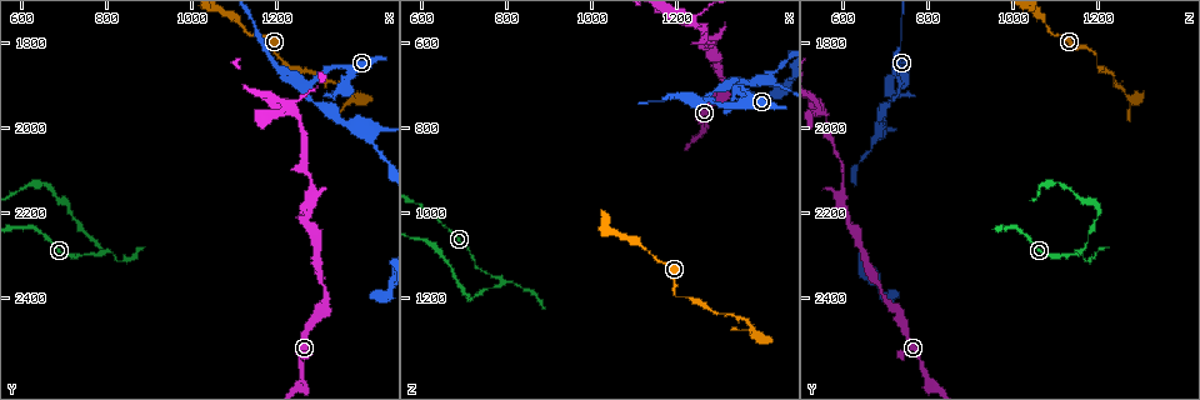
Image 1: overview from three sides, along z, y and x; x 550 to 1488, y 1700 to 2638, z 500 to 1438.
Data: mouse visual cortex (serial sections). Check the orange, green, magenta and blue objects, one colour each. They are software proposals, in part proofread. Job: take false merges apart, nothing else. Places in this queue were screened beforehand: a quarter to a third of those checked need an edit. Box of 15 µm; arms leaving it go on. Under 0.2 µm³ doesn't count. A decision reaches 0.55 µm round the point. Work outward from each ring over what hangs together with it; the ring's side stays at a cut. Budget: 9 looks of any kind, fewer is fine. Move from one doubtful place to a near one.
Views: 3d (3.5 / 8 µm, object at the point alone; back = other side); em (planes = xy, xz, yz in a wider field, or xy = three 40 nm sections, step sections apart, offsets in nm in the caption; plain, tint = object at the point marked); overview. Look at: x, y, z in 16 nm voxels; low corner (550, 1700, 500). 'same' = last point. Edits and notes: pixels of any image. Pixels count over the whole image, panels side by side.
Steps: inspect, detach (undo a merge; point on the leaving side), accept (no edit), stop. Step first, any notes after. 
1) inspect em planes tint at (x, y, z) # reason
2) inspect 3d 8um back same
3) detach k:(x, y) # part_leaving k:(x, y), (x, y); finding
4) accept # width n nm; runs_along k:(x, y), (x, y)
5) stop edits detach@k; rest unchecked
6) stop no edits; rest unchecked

inspect 3d 3.5um at (1280, 1905, 740) # three arms meet

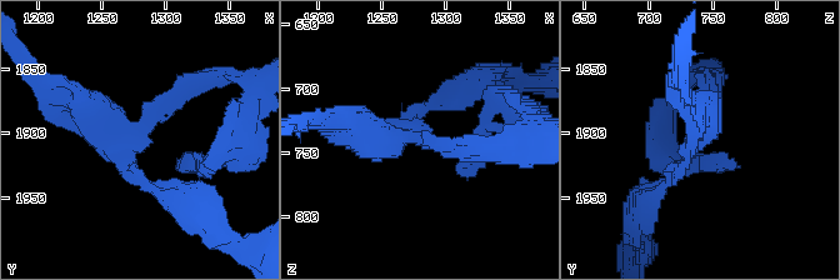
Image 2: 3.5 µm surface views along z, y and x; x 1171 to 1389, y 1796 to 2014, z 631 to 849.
inspect em xy step 5 tint at (1278, 1900, 740) # arms 3; arm_widths 150, 150, 400 nm

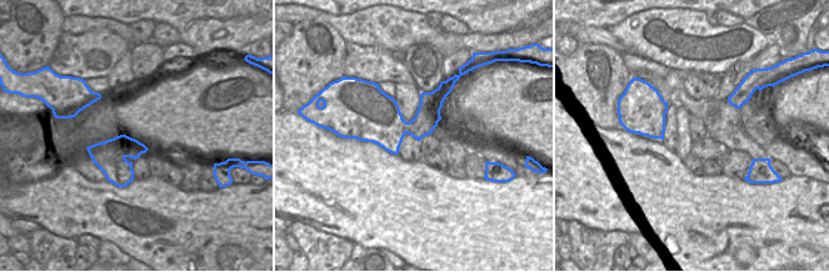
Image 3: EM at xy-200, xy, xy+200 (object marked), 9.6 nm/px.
inspect em xy step 2 tint same # another direction

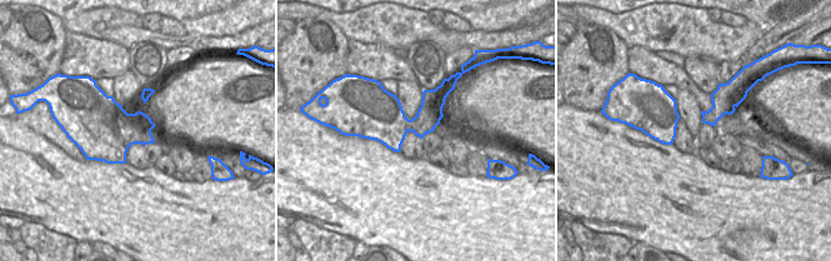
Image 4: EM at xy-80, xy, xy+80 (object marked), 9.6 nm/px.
accept # width 320 nm; runs_along 2:(710, 79), (691, 155), (663, 190); continuous, no second cell

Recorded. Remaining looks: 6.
inspect 3d 3.5um at (1410, 2010, 680) # branch point

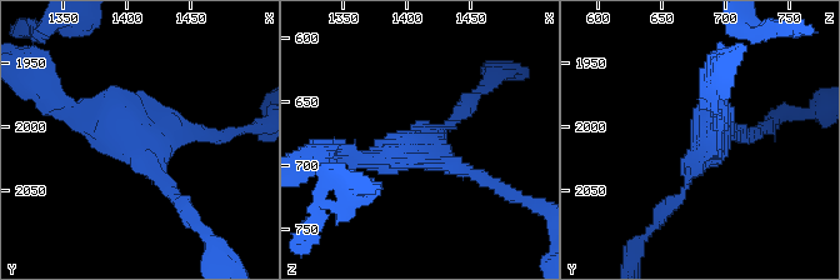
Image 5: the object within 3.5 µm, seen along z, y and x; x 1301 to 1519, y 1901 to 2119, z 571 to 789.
accept # arm_widths 100, 200, 250 nm; runs_along 5:(74, 109), (116, 121), (185, 209); all the same cell

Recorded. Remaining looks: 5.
inspect 3d 3.5um at (1195, 1825, 1190) # sharp bend

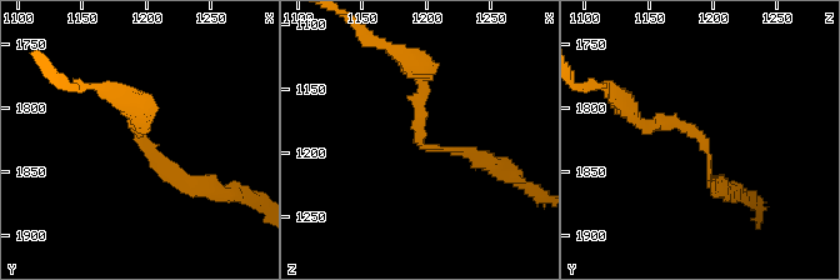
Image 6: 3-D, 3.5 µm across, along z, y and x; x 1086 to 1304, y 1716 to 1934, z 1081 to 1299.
inspect em xy step 1 tint at (1194, 1824, 1192) # arm_widths 100, 200 nm; now the EM

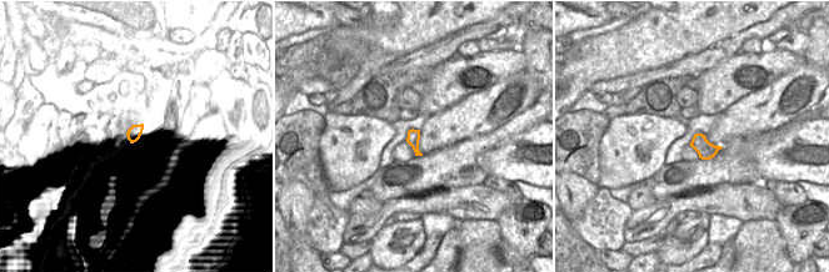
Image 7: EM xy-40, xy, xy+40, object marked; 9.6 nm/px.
accept # runs_along 6:(630, 111), (695, 131), (718, 185); one cell here

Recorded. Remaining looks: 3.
inspect em xy step 5 tint at (795, 2295, 1155) # abrupt turn

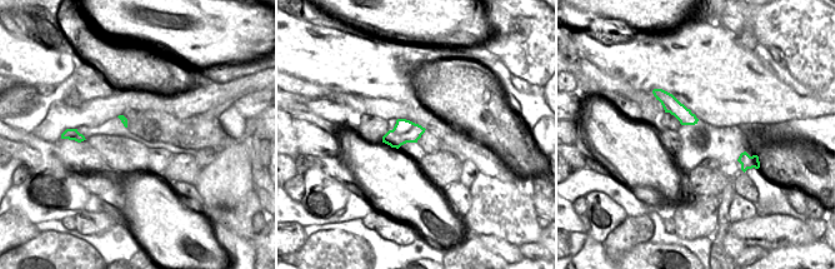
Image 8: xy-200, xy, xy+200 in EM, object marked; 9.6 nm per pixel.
inspect 3d 3.5um same

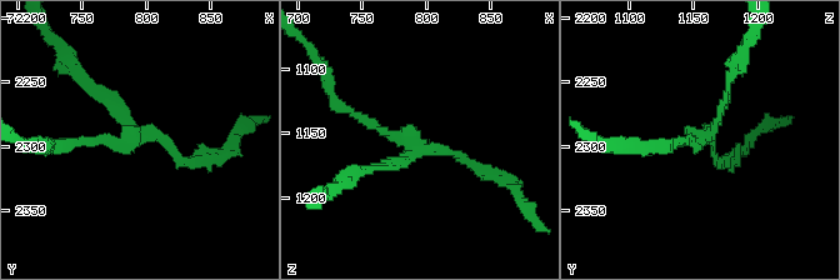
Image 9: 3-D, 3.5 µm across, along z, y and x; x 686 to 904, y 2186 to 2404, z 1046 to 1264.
accept # runs_along 9:(666, 144), (714, 129), (730, 79); one cell here

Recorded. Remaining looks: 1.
stop no edits; rest unchecked

